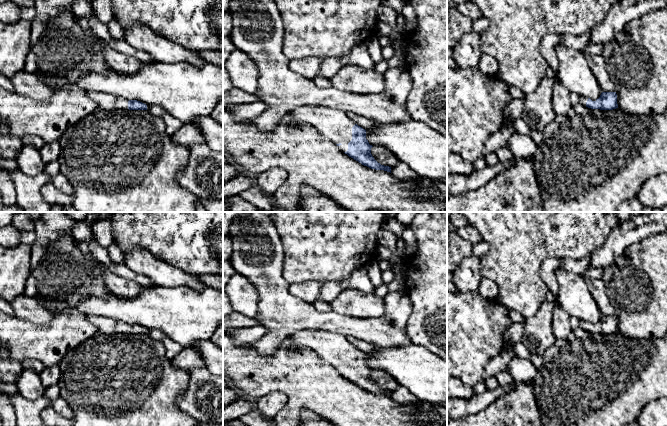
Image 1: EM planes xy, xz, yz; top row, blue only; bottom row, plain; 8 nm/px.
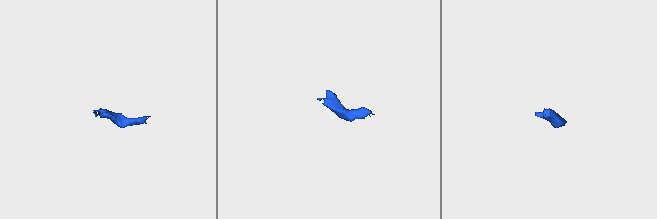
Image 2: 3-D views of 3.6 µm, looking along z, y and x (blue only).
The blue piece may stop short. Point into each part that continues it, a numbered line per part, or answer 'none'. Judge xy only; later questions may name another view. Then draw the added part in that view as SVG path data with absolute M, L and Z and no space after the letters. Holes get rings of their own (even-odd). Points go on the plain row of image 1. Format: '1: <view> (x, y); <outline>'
1: xy (106, 325); M91 314L87 315L87 320L98 328L98 332L106 334L128 333L129 323L126 322Z

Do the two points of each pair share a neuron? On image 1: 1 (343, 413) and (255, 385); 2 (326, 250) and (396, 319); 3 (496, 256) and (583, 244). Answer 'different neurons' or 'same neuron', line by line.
1: same neuron
2: different neurons
3: same neuron

